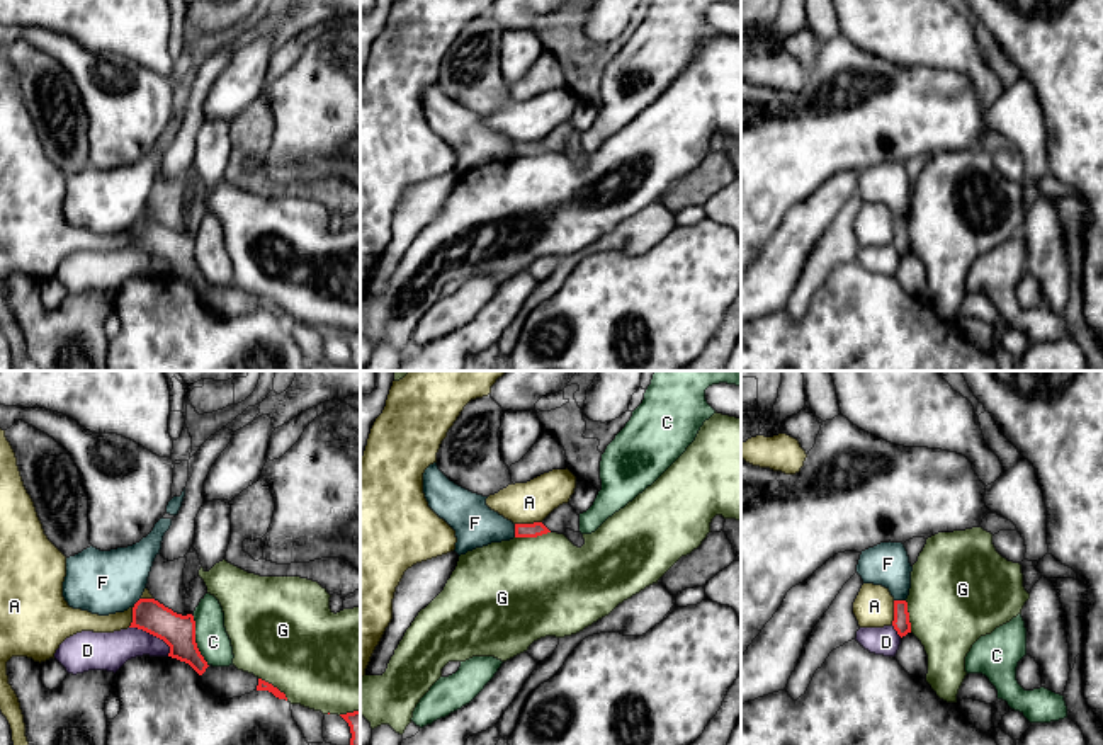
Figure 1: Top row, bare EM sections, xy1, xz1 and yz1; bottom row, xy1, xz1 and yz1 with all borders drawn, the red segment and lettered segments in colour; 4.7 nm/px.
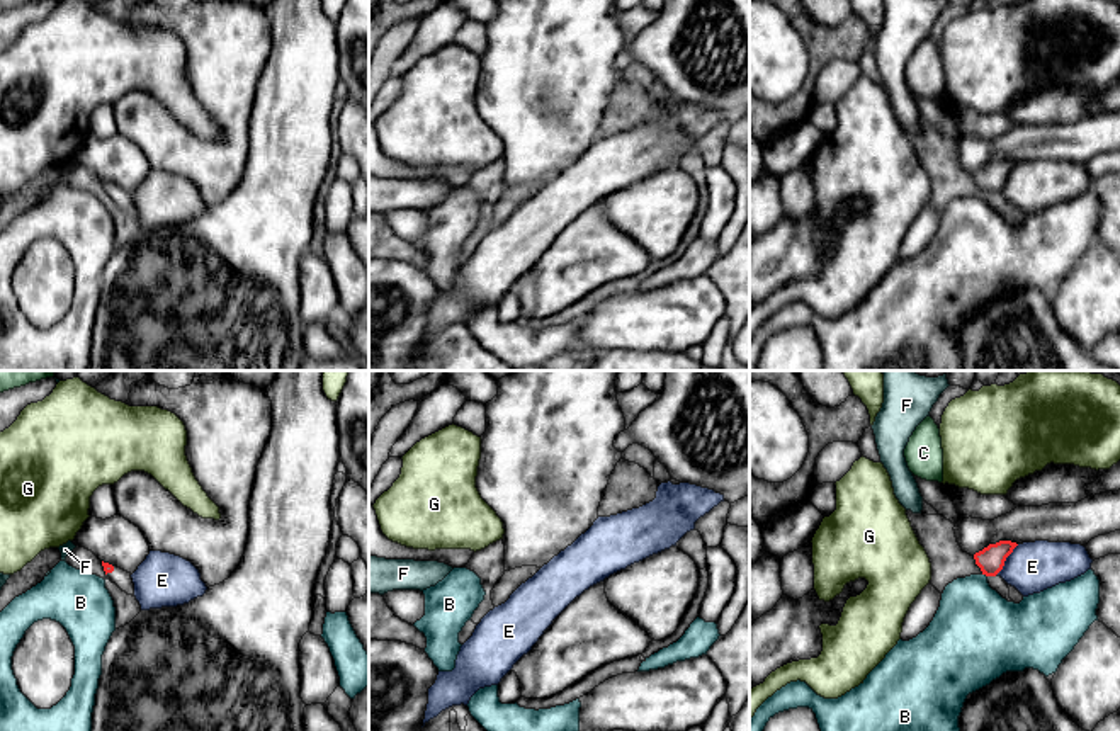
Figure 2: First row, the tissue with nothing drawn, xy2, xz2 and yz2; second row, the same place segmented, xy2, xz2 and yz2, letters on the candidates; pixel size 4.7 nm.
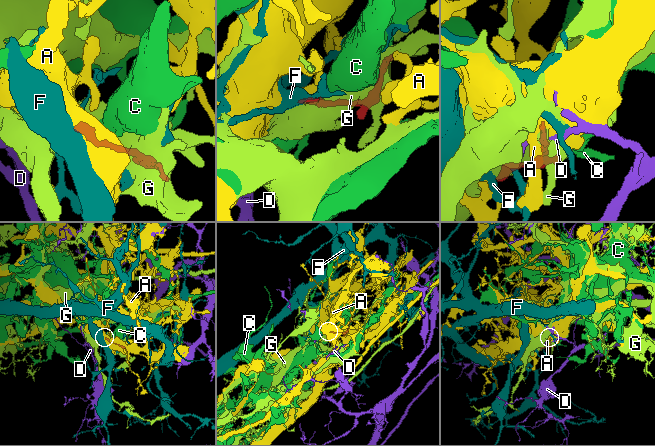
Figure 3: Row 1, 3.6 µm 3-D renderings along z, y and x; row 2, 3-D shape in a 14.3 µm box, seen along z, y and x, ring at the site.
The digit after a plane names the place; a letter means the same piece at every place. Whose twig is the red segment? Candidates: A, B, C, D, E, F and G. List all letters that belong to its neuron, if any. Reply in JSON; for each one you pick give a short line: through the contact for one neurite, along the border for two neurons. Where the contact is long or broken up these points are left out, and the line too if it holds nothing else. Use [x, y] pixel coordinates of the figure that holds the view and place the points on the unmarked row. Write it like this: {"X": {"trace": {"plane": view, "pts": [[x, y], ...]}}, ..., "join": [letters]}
{"join": []}

